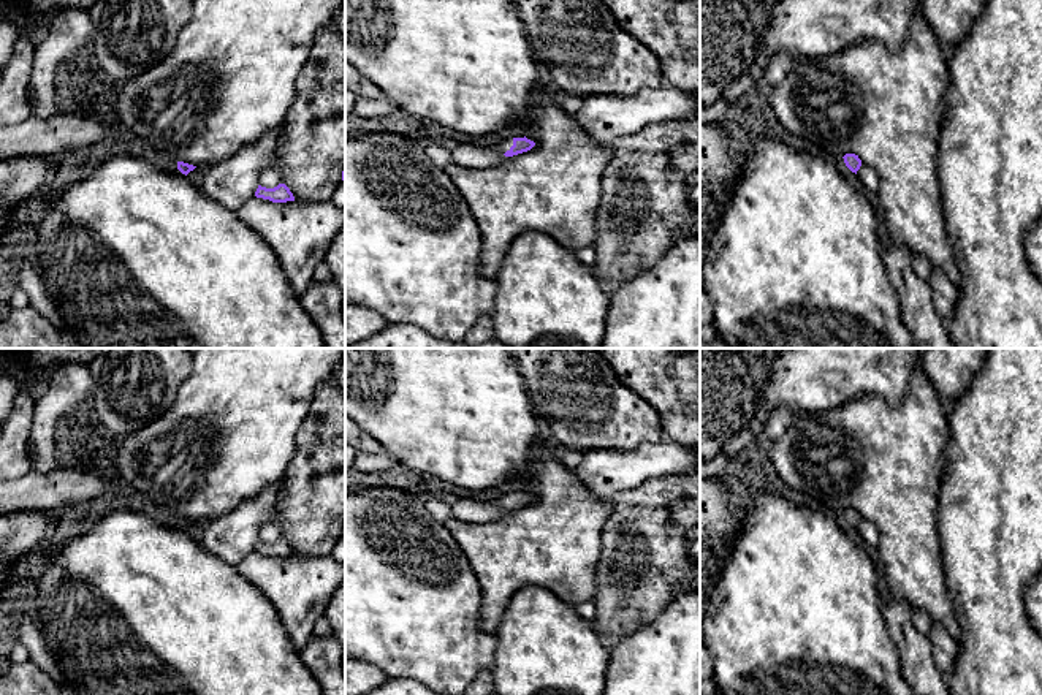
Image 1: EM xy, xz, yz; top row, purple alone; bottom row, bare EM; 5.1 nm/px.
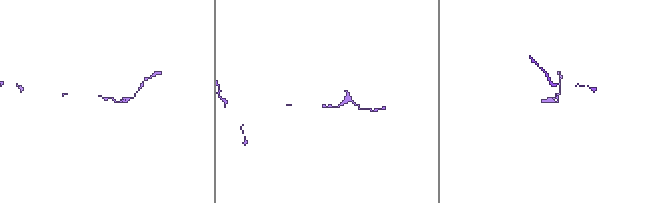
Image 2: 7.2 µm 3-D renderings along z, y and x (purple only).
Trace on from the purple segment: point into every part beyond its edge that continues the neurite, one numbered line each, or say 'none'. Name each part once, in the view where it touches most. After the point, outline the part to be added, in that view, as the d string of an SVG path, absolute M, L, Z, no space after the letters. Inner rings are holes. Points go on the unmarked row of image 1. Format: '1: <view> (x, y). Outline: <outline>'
1: xz (502, 501). Outline: M513 492L497 496L491 503L505 508L513 500Z

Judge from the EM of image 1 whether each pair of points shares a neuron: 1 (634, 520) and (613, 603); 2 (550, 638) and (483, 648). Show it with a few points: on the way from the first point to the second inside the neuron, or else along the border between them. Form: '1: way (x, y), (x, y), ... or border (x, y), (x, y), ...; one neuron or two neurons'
1: way (632, 540), (632, 583); one neuron
2: border (496, 632), (491, 670); two neurons

